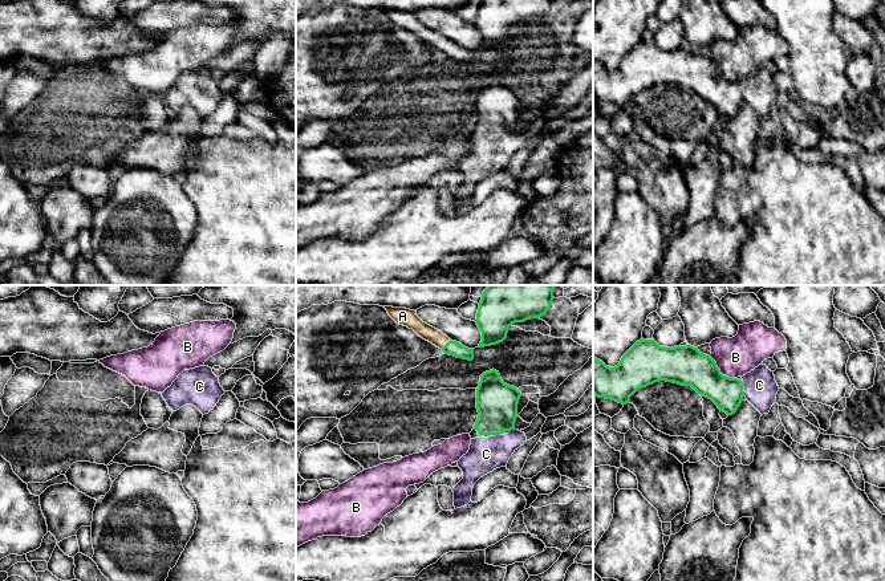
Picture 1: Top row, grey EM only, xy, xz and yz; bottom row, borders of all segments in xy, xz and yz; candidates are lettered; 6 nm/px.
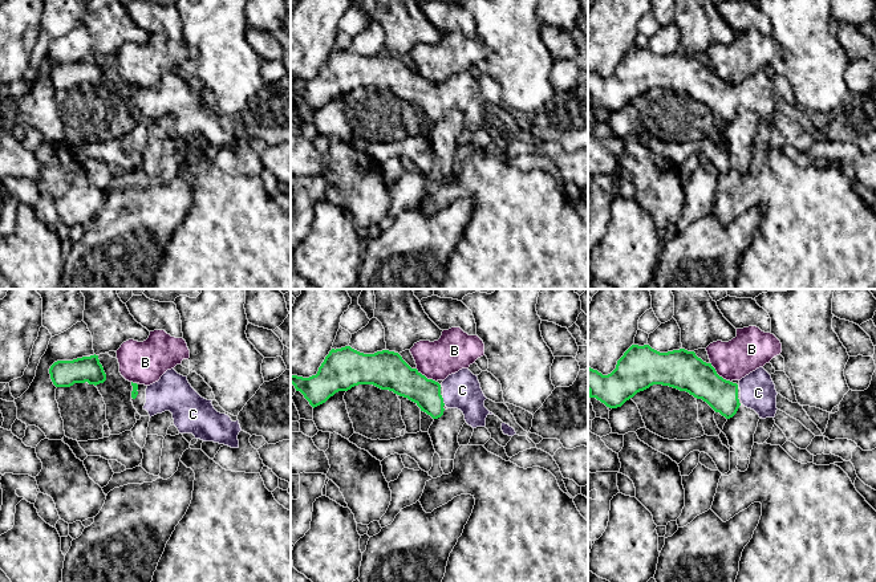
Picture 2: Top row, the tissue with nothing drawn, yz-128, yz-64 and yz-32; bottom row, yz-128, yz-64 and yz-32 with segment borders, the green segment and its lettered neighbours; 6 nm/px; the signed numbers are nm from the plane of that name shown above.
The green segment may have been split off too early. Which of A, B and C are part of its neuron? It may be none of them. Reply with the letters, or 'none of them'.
A, C

